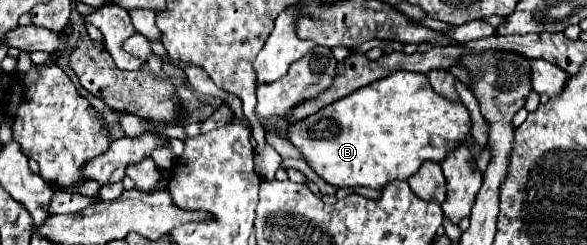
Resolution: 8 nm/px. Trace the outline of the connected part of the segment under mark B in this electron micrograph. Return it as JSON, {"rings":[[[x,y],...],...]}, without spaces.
{"rings":[[[394,72],[362,90],[340,98],[338,102],[318,110],[316,114],[292,124],[288,128],[288,140],[304,154],[308,164],[318,172],[328,184],[342,186],[368,186],[382,190],[388,182],[400,178],[408,180],[422,162],[442,162],[450,150],[466,144],[466,138],[472,130],[472,120],[468,108],[460,100],[450,100],[434,92],[426,74],[414,72]]]}

